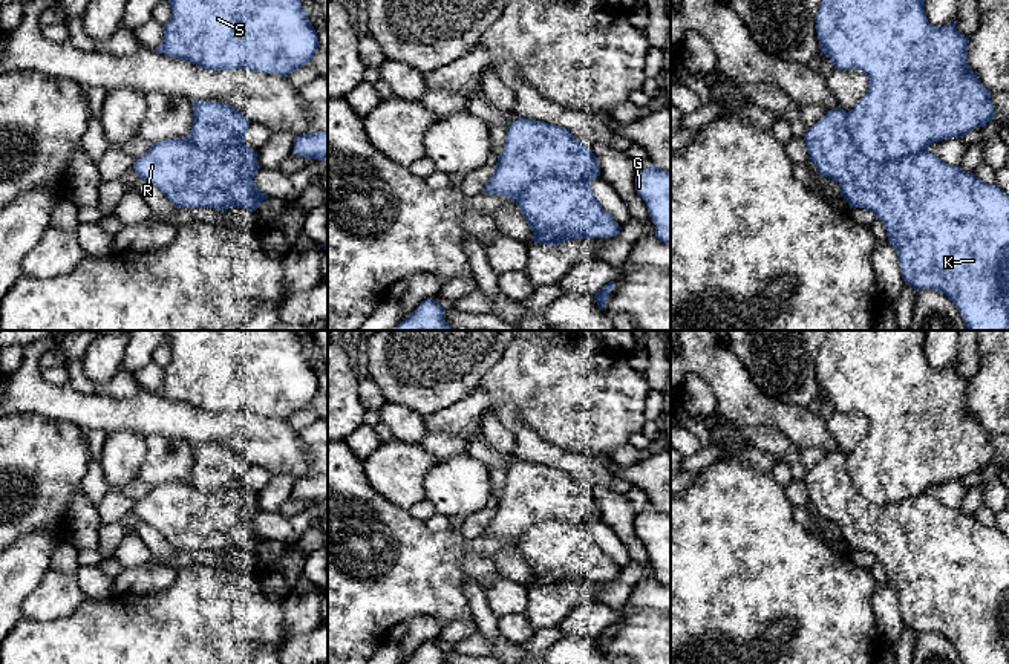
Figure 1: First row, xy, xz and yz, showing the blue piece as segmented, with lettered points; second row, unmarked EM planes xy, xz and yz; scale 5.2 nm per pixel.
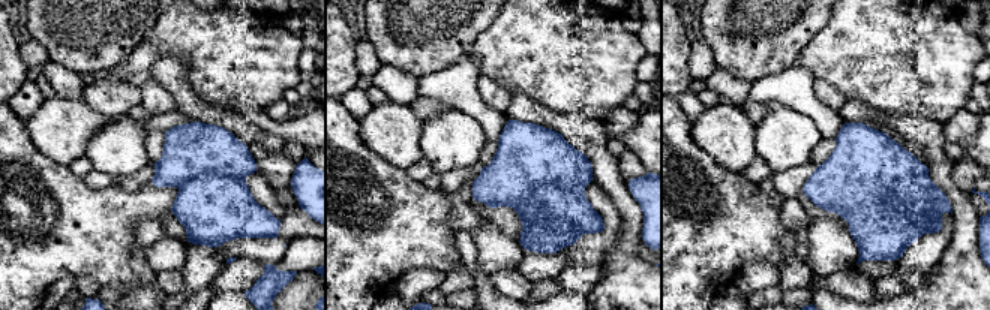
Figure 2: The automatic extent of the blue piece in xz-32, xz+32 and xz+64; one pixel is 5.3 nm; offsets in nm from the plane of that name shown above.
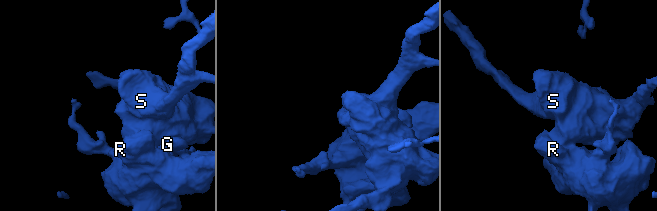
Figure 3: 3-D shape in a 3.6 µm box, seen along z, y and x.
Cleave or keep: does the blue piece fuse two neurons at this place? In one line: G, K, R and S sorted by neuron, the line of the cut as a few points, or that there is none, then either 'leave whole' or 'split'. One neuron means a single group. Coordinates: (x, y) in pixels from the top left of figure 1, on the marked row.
G K R / S; cut in yz along (847, 112), (847, 130), (870, 159), (896, 161), (927, 150); split

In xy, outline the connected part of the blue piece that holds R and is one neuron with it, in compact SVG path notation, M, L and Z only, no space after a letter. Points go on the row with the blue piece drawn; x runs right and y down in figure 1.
M188 138L158 141L147 153L136 158L133 165L139 177L159 188L176 208L228 210L240 207L248 211L256 211L269 197L253 181L259 168L257 151L247 144L199 150Z

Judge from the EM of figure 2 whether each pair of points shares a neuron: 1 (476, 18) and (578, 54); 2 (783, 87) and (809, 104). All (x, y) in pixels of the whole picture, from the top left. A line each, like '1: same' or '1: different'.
1: different
2: same

